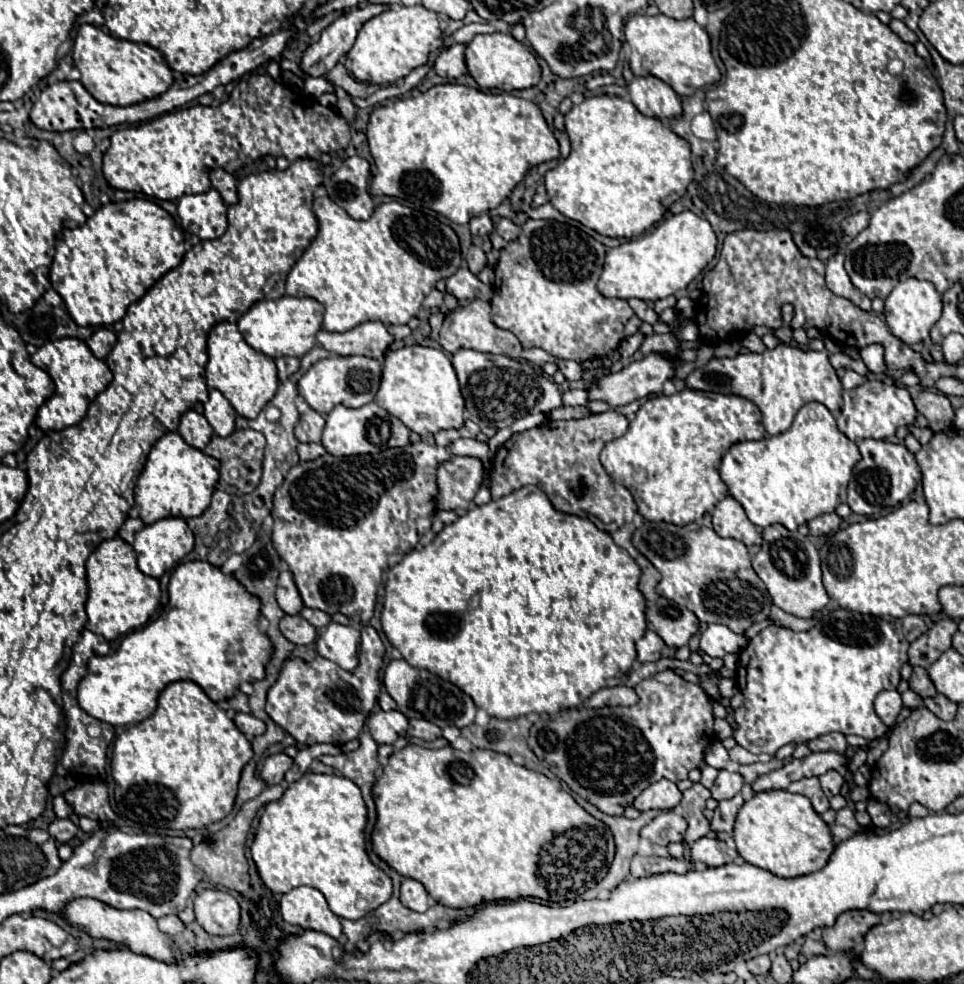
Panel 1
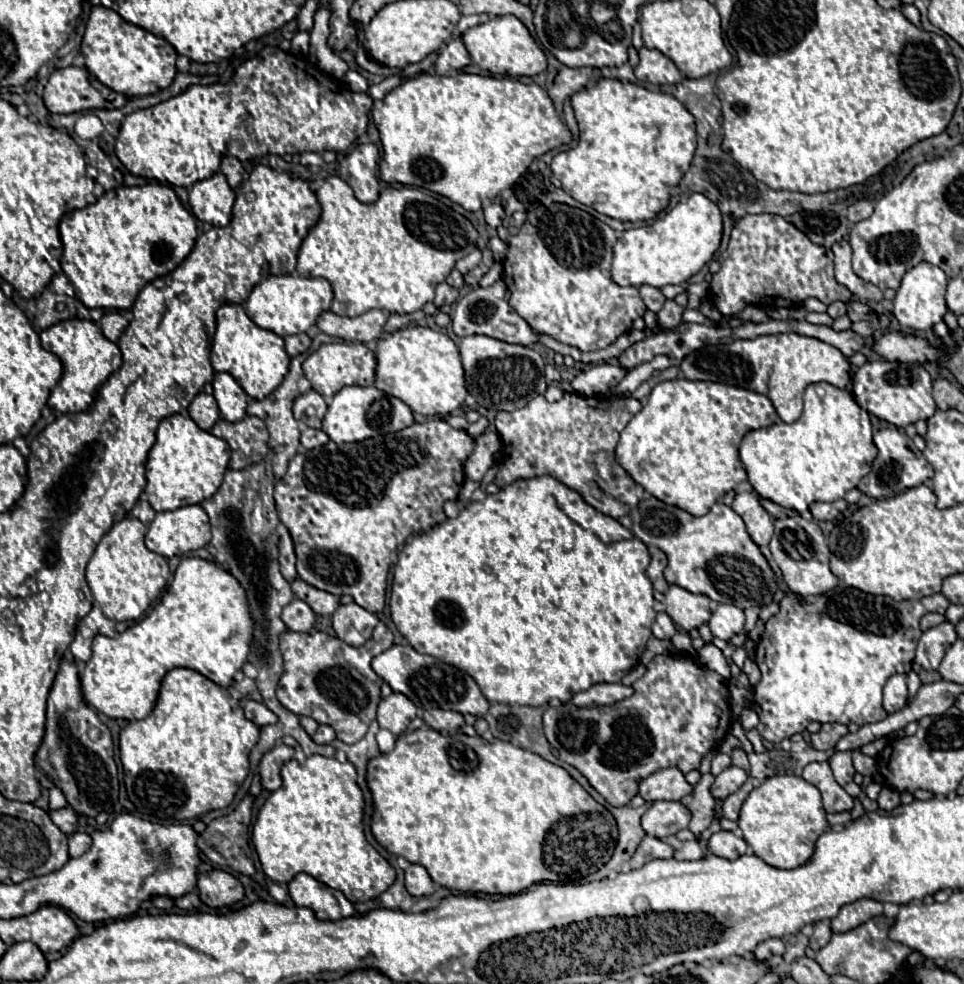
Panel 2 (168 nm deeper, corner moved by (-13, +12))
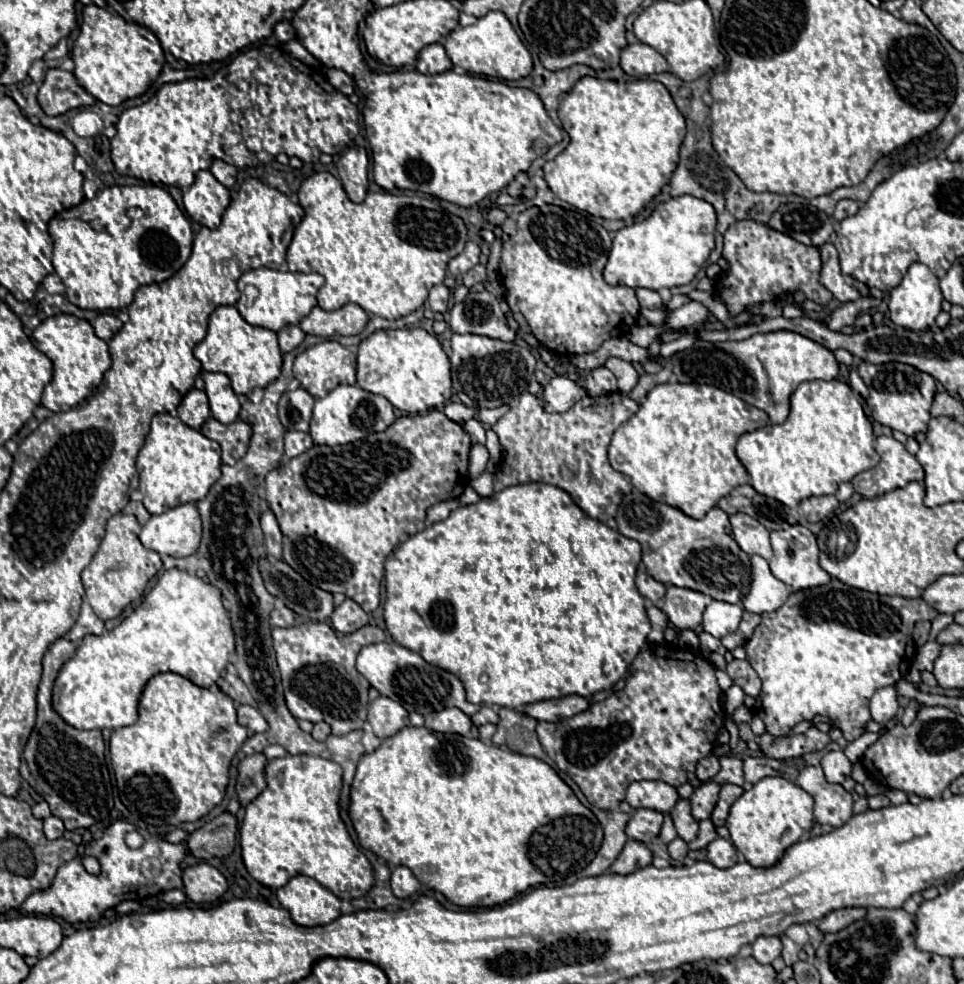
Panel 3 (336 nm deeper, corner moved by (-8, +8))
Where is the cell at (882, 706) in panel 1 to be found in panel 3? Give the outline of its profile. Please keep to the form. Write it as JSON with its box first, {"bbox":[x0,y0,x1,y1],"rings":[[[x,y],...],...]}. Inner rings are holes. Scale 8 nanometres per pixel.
{"bbox":[870,685,898,725],"rings":[[[894,685],[882,687],[874,693],[870,701],[870,713],[876,723],[886,725],[898,711],[898,691]]]}

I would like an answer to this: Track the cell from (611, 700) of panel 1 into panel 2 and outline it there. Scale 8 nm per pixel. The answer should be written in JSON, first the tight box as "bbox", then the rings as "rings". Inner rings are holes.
{"bbox":[571,683,633,707],"rings":[[[599,683],[589,687],[587,691],[579,691],[571,697],[571,703],[577,707],[603,707],[625,697],[631,697],[633,689],[621,683]]]}

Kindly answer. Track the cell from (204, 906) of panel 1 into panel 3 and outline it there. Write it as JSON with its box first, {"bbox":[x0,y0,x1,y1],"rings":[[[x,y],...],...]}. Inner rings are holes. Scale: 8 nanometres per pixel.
{"bbox":[182,863,228,903],"rings":[[[208,863],[188,867],[182,875],[182,881],[184,881],[184,893],[194,903],[214,903],[228,889],[226,877]]]}

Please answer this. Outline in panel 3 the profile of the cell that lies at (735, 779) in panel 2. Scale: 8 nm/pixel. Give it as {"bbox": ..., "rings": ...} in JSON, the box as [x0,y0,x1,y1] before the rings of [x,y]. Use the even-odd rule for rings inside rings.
{"bbox":[692,781,720,819],"rings":[[[708,781],[708,783],[702,783],[694,795],[692,795],[692,815],[696,819],[708,819],[716,801],[718,801],[718,793],[720,793],[720,783],[716,781]]]}

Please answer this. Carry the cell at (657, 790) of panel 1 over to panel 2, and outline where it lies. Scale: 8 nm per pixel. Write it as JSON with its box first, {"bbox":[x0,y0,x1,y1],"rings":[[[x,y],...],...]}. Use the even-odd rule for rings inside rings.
{"bbox":[639,769,691,801],"rings":[[[661,769],[653,775],[649,775],[647,779],[643,779],[639,783],[639,795],[647,801],[681,801],[683,797],[687,797],[691,793],[691,785],[685,781],[683,773],[679,769]]]}

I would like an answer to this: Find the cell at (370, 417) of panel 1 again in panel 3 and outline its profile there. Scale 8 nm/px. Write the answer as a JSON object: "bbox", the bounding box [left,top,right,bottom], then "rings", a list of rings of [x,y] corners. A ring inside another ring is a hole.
{"bbox":[310,385,394,445],"rings":[[[338,385],[326,397],[316,399],[310,421],[310,435],[316,445],[346,445],[364,439],[374,431],[386,431],[394,421],[394,405],[386,397],[368,393],[358,385]]]}

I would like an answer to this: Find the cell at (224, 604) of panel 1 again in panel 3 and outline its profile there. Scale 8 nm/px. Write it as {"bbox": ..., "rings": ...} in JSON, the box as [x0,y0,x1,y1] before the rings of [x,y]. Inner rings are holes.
{"bbox":[54,569,234,729],"rings":[[[168,569],[144,597],[142,605],[132,611],[118,627],[102,635],[86,635],[72,659],[68,659],[54,683],[54,709],[66,723],[78,729],[118,729],[138,721],[138,703],[150,677],[162,671],[178,673],[198,687],[212,687],[222,677],[228,655],[234,653],[234,631],[228,611],[222,603],[222,593],[212,583],[182,571]]]}

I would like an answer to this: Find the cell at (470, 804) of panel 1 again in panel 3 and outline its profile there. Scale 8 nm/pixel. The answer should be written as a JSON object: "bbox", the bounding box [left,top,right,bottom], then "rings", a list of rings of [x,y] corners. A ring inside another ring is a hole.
{"bbox":[350,727,604,907],"rings":[[[404,727],[402,731],[398,731],[398,735],[384,739],[374,753],[366,753],[360,759],[350,789],[350,819],[358,833],[358,841],[364,849],[370,849],[372,853],[384,857],[392,865],[410,867],[420,883],[428,885],[434,891],[440,891],[448,901],[460,907],[494,907],[514,899],[516,895],[524,893],[534,885],[550,885],[550,887],[564,885],[568,879],[574,879],[576,873],[580,873],[592,863],[604,839],[604,831],[596,815],[578,801],[574,791],[558,777],[558,773],[548,763],[536,757],[526,757],[494,745],[486,745],[480,739],[432,733],[426,727]]]}

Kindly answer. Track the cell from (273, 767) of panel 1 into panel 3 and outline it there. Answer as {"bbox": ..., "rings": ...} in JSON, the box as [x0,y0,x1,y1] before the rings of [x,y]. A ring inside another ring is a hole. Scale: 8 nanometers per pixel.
{"bbox":[236,753,268,807],"rings":[[[254,753],[240,763],[240,769],[238,769],[240,777],[236,783],[236,791],[242,807],[252,803],[266,789],[266,777],[264,777],[266,763],[268,759],[264,753]]]}

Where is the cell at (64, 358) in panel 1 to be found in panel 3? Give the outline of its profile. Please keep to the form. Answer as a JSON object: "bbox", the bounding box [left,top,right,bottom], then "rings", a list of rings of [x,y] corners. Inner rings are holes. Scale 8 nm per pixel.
{"bbox":[32,315,112,413],"rings":[[[56,315],[42,321],[32,333],[32,345],[54,363],[54,377],[42,395],[42,405],[54,413],[72,409],[84,401],[100,385],[112,363],[108,343],[96,337],[92,325],[86,319],[78,319],[74,315]]]}

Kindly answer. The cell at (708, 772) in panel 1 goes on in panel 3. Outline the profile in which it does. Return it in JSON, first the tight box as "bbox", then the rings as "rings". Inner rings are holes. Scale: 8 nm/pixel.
{"bbox":[696,755,720,781],"rings":[[[708,755],[708,757],[704,757],[704,759],[698,761],[696,775],[698,775],[700,781],[710,781],[718,771],[720,771],[720,763],[718,763],[716,755]]]}

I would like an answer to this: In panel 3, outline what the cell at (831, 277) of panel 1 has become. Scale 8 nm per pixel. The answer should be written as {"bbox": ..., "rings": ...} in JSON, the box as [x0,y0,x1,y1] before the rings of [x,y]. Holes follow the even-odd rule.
{"bbox":[820,243,870,303],"rings":[[[824,243],[820,247],[820,255],[822,255],[822,273],[820,273],[820,283],[832,291],[832,295],[846,303],[846,301],[856,301],[860,297],[870,297],[870,289],[856,281],[854,277],[848,277],[840,271],[840,263],[838,263],[838,251],[832,243]]]}

